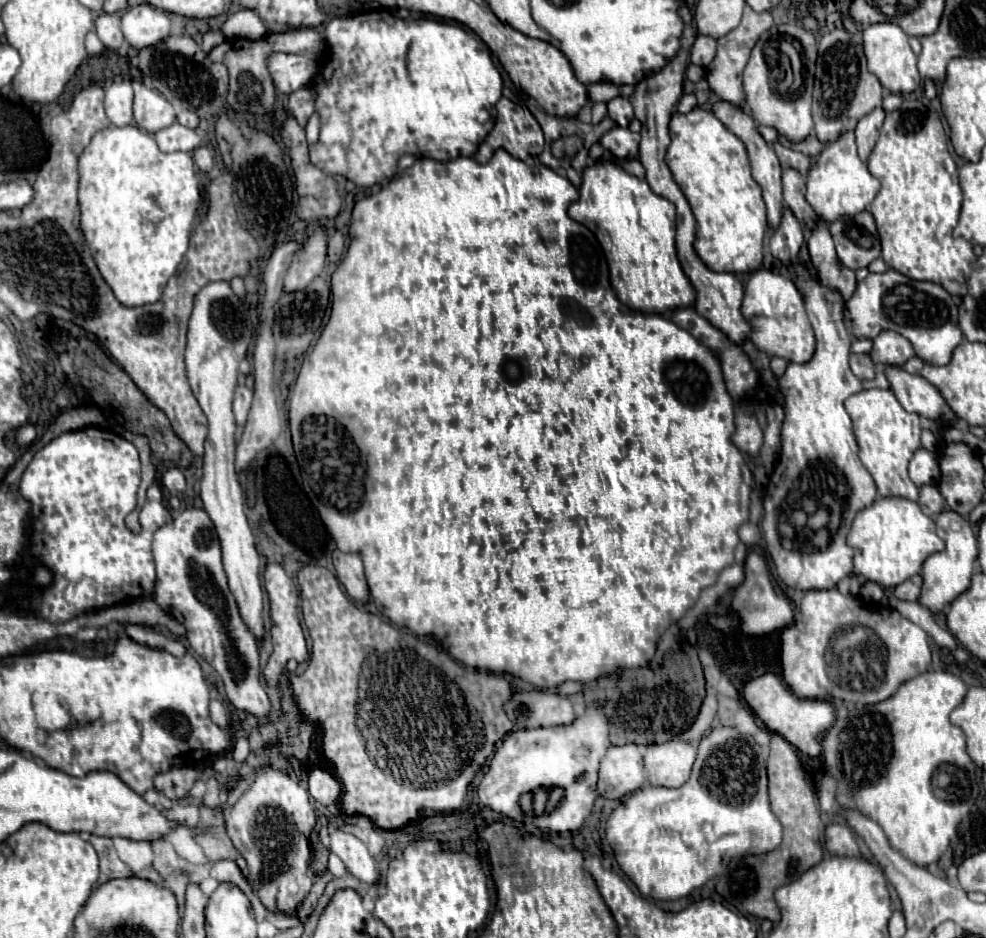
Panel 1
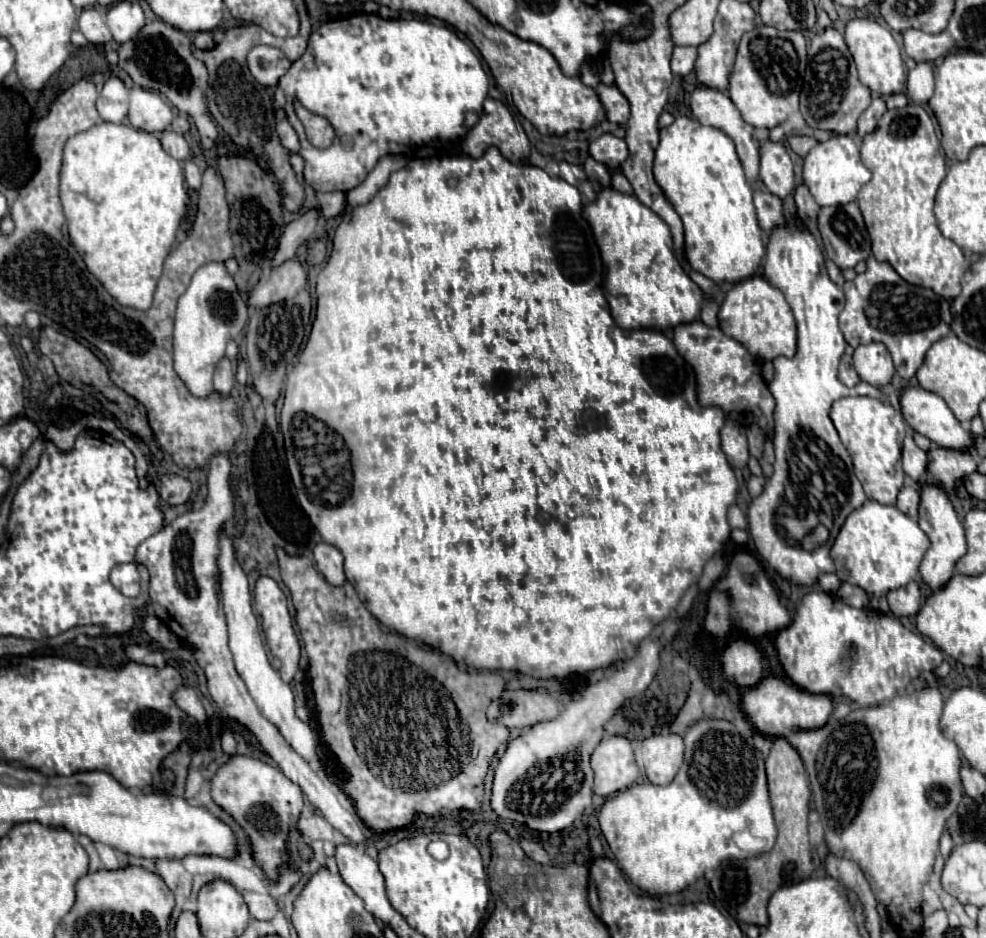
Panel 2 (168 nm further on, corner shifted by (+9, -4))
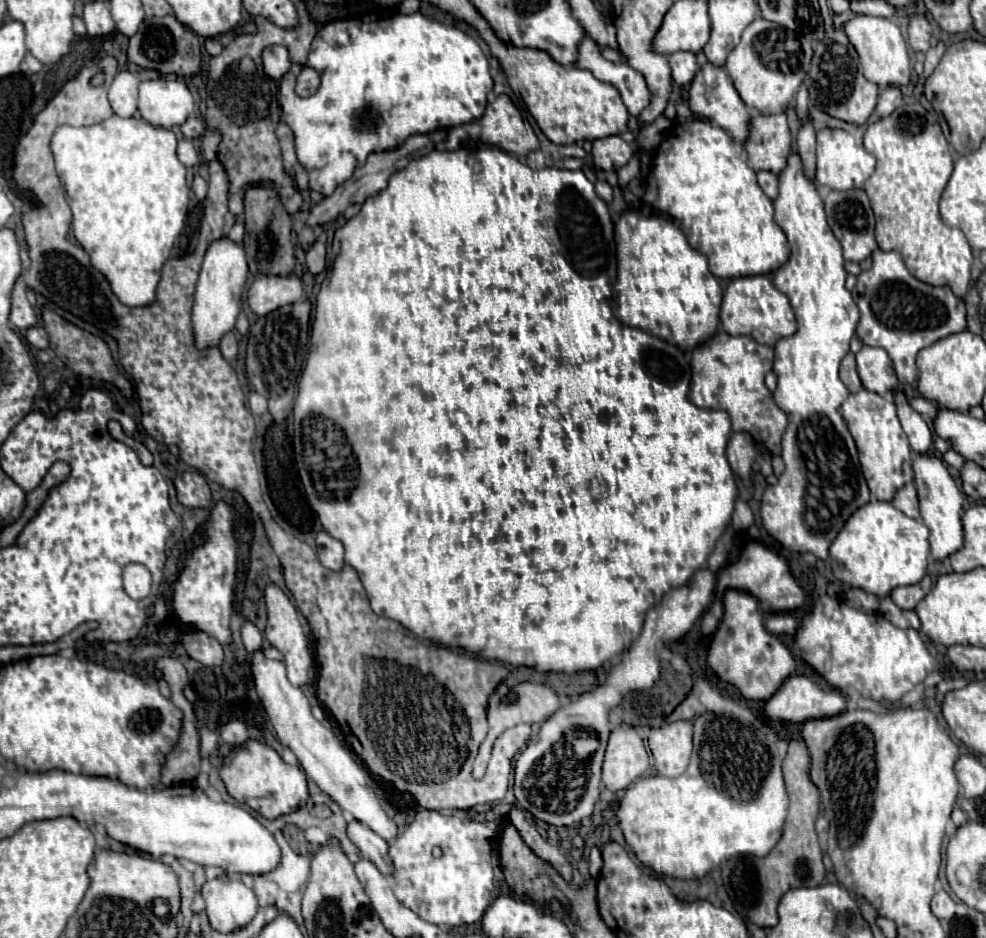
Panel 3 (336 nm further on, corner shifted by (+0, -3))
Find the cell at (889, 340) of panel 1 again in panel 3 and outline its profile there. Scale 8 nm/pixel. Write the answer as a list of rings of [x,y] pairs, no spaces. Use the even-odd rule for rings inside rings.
[[[862,346],[862,350],[856,354],[856,362],[860,380],[866,390],[886,396],[898,388],[898,376],[894,374],[894,366],[886,350]]]

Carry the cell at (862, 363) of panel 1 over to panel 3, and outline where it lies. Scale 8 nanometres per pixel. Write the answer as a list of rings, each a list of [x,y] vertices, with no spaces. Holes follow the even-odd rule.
[[[848,352],[840,364],[840,378],[842,382],[848,386],[848,390],[854,394],[858,390],[862,390],[862,382],[860,382],[860,376],[856,372],[856,360],[854,360],[854,354]]]

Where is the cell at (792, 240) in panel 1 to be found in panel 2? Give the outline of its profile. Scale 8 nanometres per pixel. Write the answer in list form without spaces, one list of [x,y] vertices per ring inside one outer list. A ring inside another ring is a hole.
[[[755,187],[753,199],[755,199],[757,219],[759,219],[761,229],[765,229],[767,233],[771,233],[771,229],[773,229],[775,225],[781,225],[781,223],[785,221],[783,201],[781,201],[777,195],[765,191],[765,187]]]

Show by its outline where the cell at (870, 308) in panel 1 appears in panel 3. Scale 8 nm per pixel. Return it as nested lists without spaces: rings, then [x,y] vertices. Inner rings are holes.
[[[874,250],[872,268],[858,276],[852,298],[860,308],[856,334],[866,346],[880,346],[890,354],[902,384],[912,384],[918,378],[916,356],[922,348],[966,330],[964,300],[956,298],[948,286],[930,286],[916,280],[906,270],[898,252]]]

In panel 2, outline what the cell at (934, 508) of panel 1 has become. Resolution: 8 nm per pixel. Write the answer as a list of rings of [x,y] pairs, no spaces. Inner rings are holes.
[[[903,487],[897,495],[897,503],[895,507],[899,511],[903,511],[905,515],[909,515],[911,519],[917,519],[917,505],[919,505],[919,493],[913,487]]]

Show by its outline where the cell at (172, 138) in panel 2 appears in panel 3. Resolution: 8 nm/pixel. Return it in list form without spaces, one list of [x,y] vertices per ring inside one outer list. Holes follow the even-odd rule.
[[[182,138],[182,140],[178,142],[178,158],[180,158],[180,162],[182,162],[184,166],[196,166],[196,164],[198,164],[198,152],[196,152],[192,140]]]

